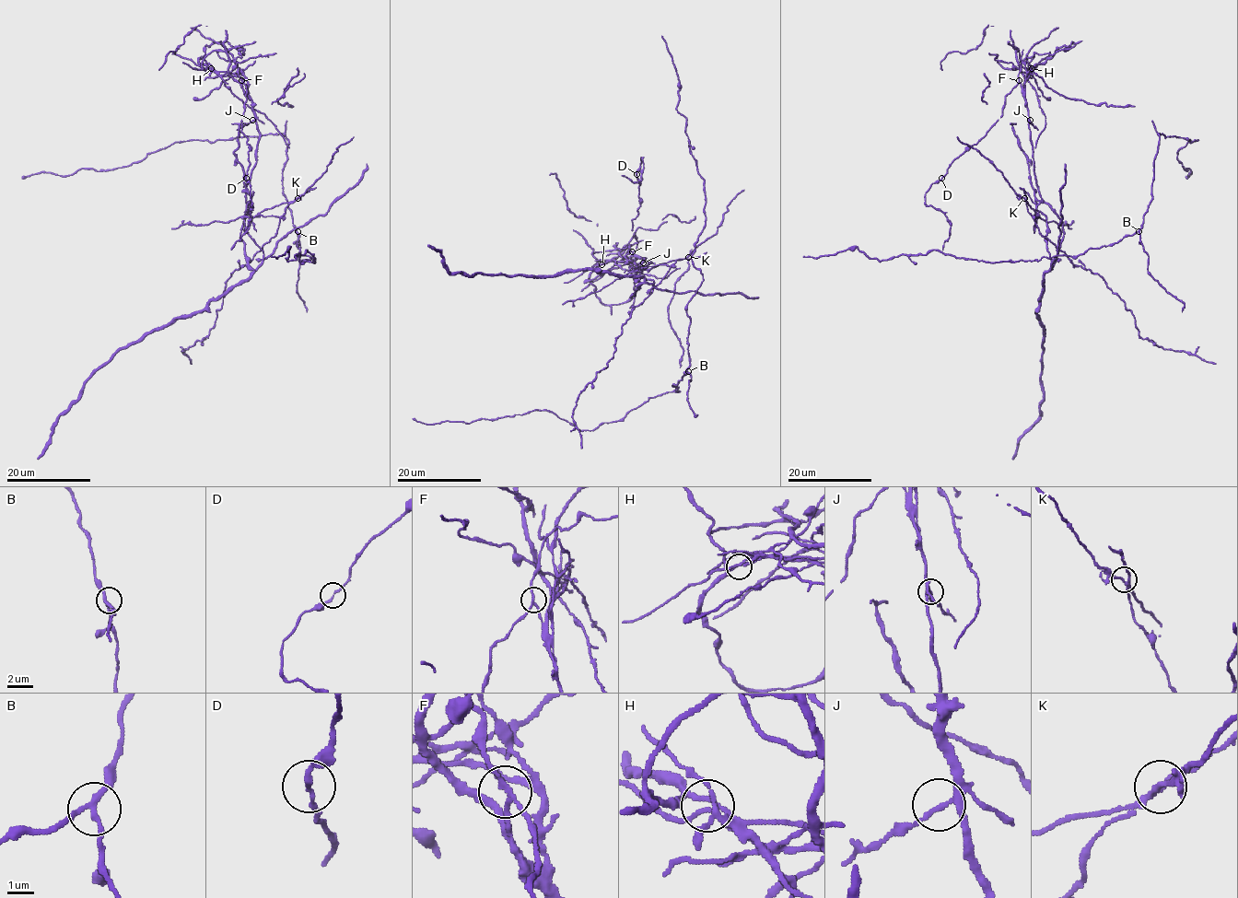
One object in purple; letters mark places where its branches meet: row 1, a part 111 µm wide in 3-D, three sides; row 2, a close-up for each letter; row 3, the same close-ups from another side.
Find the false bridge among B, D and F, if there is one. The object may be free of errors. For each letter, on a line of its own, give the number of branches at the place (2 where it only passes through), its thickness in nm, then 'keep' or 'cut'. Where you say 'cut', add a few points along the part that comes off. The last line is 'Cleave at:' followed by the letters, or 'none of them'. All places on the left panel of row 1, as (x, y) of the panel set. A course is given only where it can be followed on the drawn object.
B: 3 | 200 nm | keep
D: 2 | 170 nm | keep
F: 3 | 150 nm | cut | (241, 80), (260, 140), (240, 233), (253, 272), (203, 309), (121, 347), (61, 414), (37, 459)
Cleave at: F

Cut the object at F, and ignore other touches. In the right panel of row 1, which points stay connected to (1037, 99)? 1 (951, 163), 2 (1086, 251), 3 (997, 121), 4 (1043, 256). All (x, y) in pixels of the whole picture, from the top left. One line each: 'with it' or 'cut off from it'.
1: cut off from it
2: cut off from it
3: cut off from it
4: cut off from it

